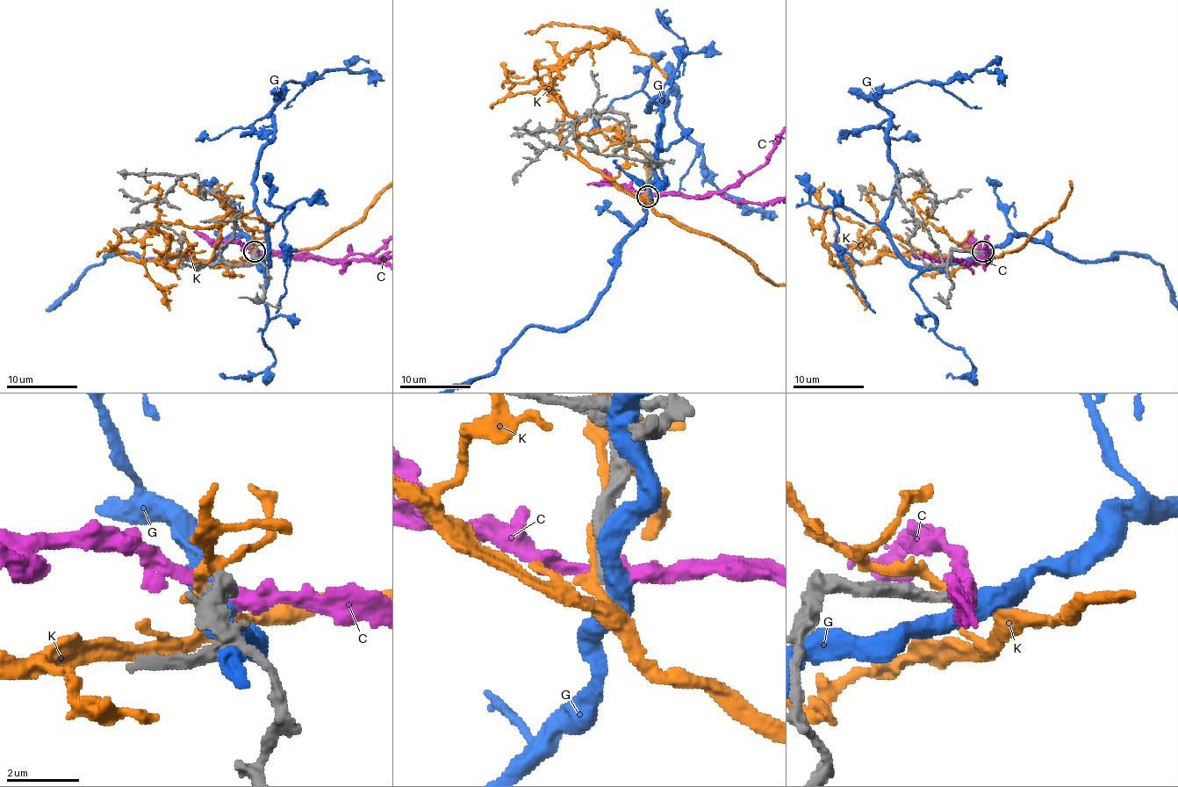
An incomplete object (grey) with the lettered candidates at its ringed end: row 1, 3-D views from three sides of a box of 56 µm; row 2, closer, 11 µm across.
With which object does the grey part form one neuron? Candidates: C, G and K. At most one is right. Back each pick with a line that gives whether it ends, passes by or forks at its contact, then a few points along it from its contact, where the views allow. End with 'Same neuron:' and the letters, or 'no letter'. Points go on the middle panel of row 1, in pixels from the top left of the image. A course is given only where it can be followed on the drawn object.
Same neuron: no letter

